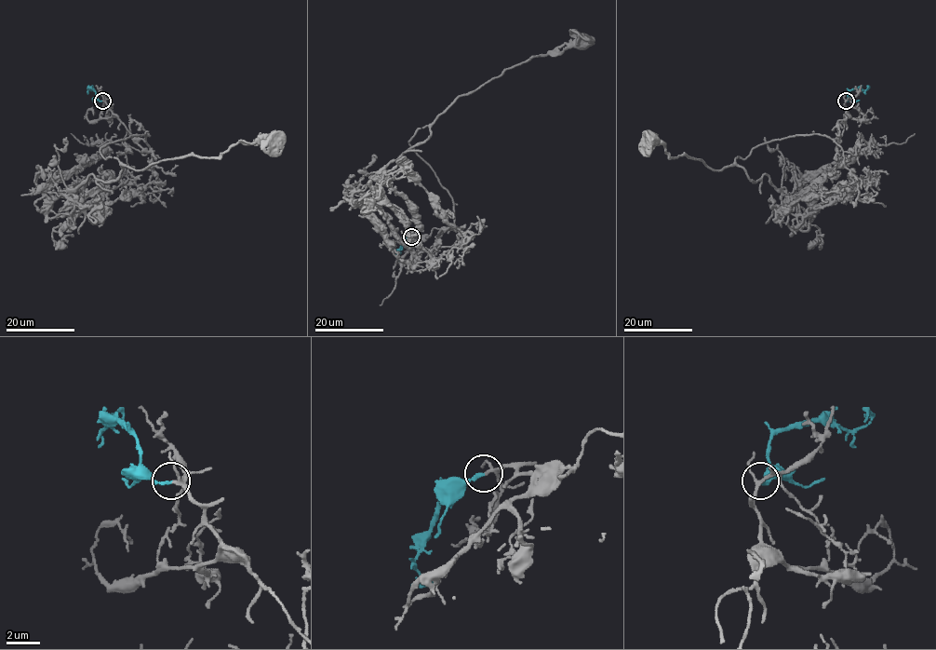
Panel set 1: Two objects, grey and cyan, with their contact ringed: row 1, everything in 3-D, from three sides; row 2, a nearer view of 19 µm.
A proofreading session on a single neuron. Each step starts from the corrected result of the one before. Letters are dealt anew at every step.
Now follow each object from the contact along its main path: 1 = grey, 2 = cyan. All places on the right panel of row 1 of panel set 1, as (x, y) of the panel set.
1: (846, 101), (835, 142), (858, 188), (840, 182), (782, 208), (768, 175), (713, 169), (648, 139)
2: (846, 101), (850, 90), (864, 90), (869, 87), (867, 88)

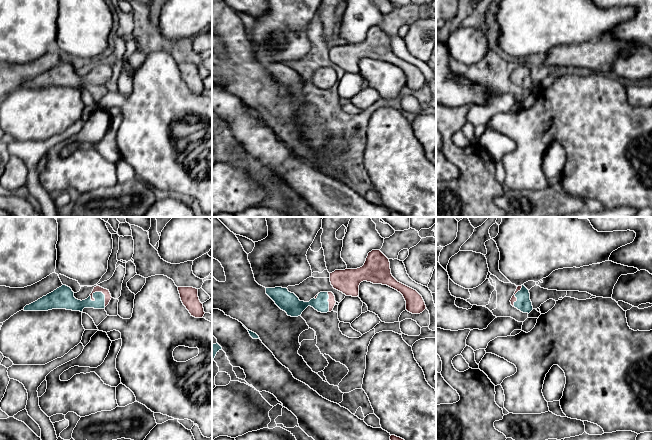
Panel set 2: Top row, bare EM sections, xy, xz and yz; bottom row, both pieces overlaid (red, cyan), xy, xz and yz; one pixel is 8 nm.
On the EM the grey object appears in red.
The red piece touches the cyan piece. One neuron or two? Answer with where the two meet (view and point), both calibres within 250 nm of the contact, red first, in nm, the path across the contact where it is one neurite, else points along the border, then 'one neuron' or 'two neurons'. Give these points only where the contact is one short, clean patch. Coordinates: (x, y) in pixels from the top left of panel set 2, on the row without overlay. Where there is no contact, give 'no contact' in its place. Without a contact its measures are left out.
contact xy (103, 69); calibres 50 and 100 nm; way xy (106, 68), (103, 69), (94, 77), (74, 80); one neuron

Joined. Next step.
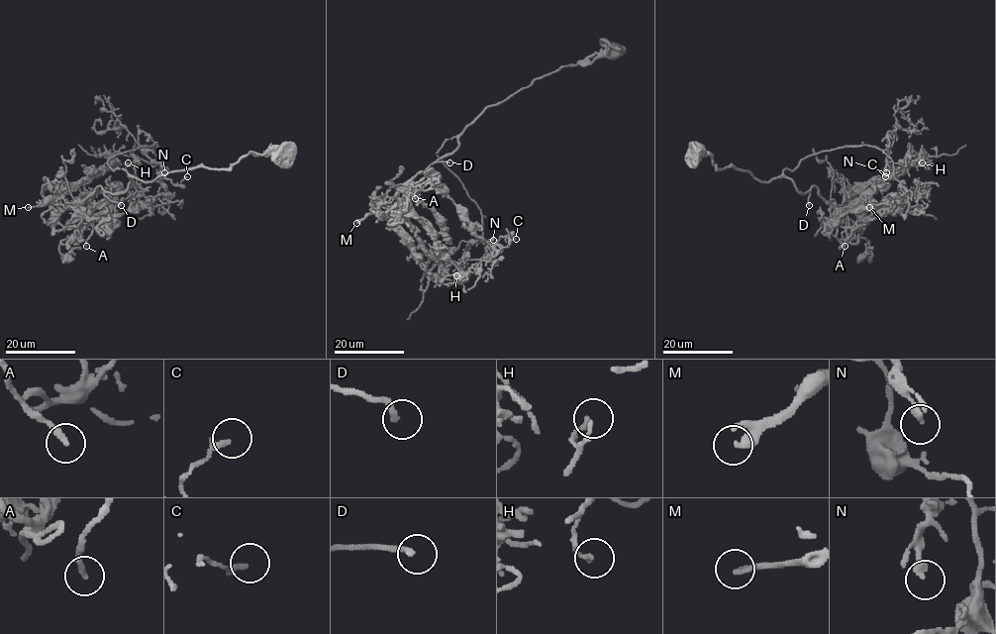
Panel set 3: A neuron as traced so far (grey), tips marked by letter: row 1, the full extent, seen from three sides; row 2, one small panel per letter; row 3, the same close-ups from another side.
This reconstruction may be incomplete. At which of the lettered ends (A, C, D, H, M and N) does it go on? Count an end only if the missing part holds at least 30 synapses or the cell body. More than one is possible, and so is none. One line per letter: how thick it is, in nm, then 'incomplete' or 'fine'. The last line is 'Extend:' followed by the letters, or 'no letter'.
A: calibre 220 nm; fine
C: calibre 240 nm; fine
D: calibre 200 nm; fine
H: calibre 180 nm; fine
M: calibre 190 nm; fine
N: calibre 240 nm; fine
Extend: no letter

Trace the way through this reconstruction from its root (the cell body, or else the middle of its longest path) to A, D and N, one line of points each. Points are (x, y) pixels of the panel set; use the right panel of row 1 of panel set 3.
A: (695, 151), (710, 153), (718, 168), (733, 166), (762, 181), (789, 177), (802, 194), (815, 186), (845, 246)
D: (695, 151), (710, 153), (718, 168), (733, 166), (762, 181), (789, 177), (800, 193), (810, 193), (809, 205)
N: (695, 151), (815, 186), (829, 220), (890, 194), (906, 202), (885, 151), (886, 172)

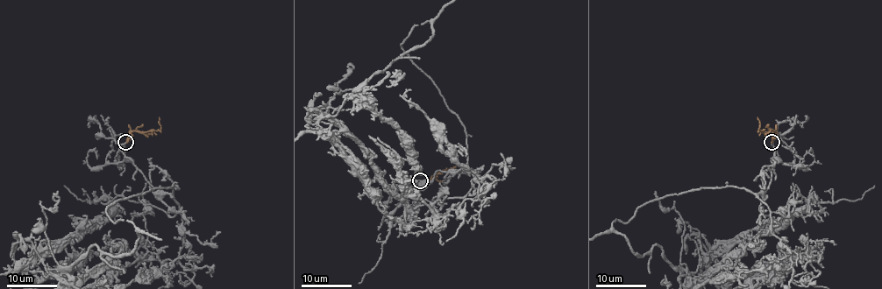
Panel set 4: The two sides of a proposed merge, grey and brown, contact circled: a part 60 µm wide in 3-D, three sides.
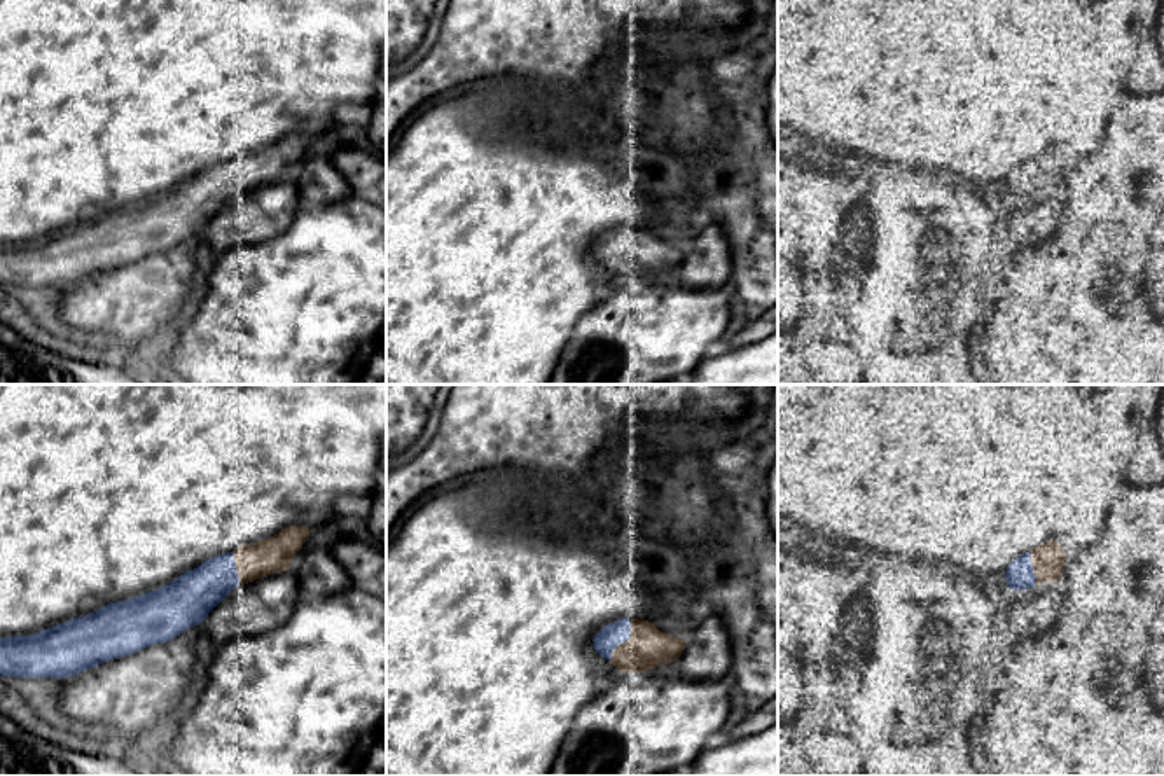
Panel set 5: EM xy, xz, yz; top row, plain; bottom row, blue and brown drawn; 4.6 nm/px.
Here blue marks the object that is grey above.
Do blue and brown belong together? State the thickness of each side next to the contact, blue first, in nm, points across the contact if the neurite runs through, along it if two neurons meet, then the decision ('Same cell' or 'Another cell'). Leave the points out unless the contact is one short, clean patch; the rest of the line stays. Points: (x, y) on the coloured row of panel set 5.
Thickness 110 nm (blue) against 190 nm. Same cell

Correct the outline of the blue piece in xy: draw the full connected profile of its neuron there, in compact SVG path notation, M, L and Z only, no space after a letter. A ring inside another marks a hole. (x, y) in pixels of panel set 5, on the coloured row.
M285 528L269 540L211 558L166 587L35 634L0 638L0 678L70 678L171 641L199 626L239 584L290 570L311 531Z

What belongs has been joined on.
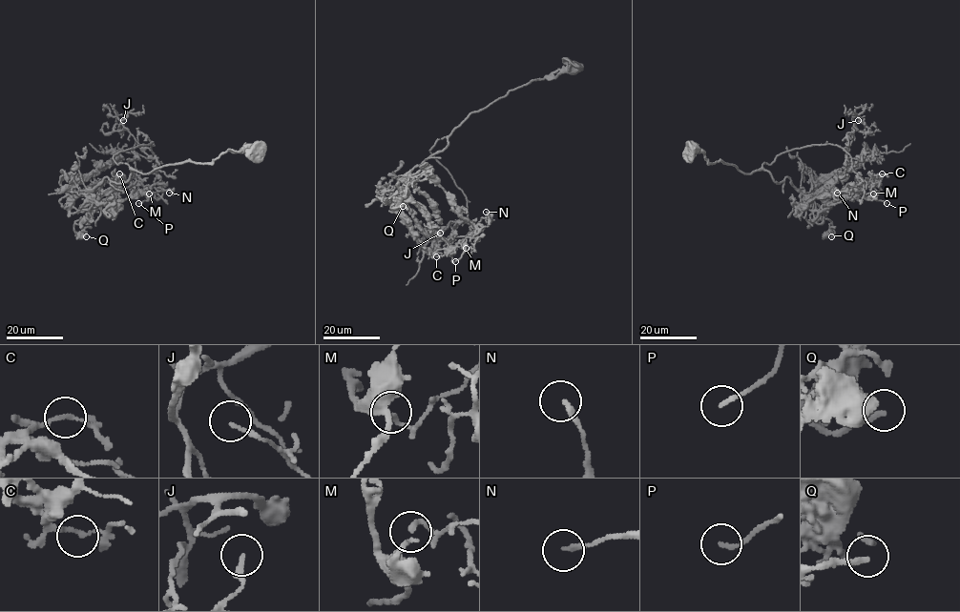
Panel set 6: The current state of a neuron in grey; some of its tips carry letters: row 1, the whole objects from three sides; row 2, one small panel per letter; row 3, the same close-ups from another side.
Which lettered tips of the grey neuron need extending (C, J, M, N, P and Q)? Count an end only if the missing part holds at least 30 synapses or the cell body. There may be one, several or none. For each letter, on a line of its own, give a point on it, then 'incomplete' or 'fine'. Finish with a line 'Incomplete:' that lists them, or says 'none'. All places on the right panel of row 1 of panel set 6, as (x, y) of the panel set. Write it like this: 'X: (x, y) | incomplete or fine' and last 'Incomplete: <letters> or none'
C: (882, 173) | fine
J: (858, 120) | fine
M: (873, 193) | fine
N: (837, 193) | fine
P: (886, 203) | fine
Q: (831, 236) | incomplete
Incomplete: Q

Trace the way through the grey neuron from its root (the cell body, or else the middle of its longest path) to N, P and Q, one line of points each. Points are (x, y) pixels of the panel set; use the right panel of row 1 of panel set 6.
N: (691, 148), (745, 173), (767, 170), (778, 183), (788, 177), (800, 204), (854, 185), (837, 193)
P: (691, 148), (745, 173), (767, 170), (778, 183), (788, 177), (812, 211), (871, 180), (873, 197), (886, 203)
Q: (691, 148), (745, 173), (767, 170), (778, 183), (788, 177), (803, 204), (831, 222), (831, 236)

